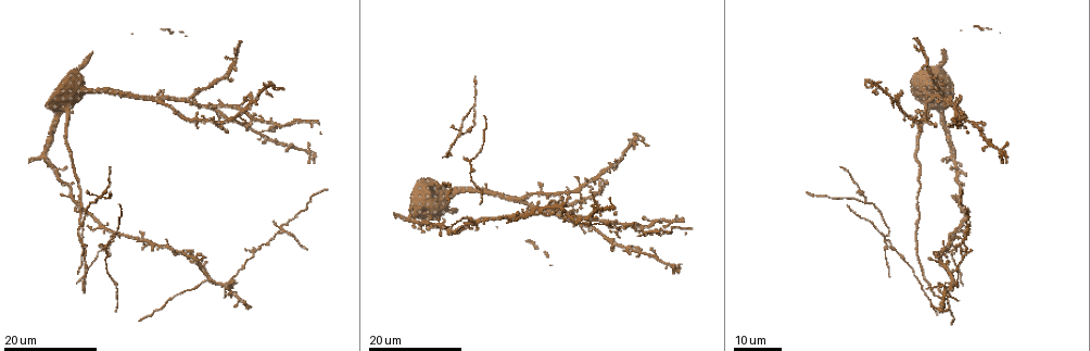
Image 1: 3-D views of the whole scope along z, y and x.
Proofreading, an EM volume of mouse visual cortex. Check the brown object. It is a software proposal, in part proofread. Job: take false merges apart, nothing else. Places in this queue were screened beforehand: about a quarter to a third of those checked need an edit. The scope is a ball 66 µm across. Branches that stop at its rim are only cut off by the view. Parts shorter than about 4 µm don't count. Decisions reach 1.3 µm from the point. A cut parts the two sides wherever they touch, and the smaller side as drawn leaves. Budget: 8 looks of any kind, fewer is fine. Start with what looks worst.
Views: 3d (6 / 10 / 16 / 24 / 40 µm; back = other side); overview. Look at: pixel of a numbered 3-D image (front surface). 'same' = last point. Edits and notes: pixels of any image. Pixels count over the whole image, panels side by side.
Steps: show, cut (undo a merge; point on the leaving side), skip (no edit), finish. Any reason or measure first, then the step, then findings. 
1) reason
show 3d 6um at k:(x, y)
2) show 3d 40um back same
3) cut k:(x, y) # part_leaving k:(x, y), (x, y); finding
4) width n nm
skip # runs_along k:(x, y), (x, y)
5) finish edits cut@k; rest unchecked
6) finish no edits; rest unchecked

four or more arms meet
show 3d 24um at 1:(647, 233)

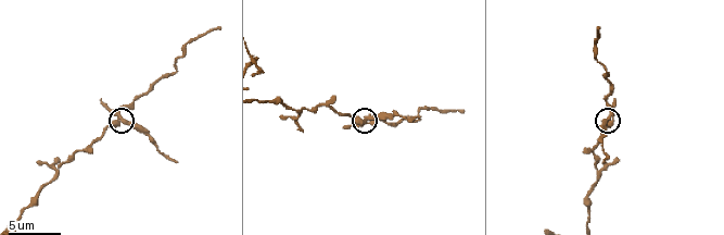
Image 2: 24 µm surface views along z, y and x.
show 3d 10um at 2:(609, 118)

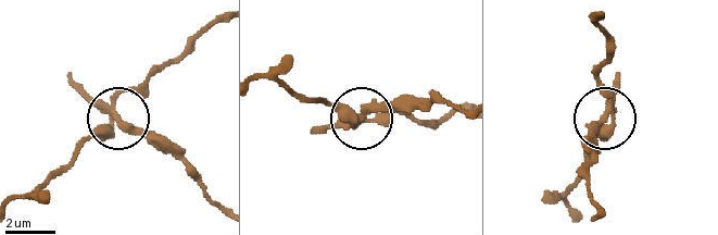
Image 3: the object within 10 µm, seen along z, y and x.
arms 4
cut 3:(138, 131) # part_leaving 3:(605, 110), (599, 151), (587, 176), (599, 209); a second neuron is stuck on

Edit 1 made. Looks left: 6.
show overview

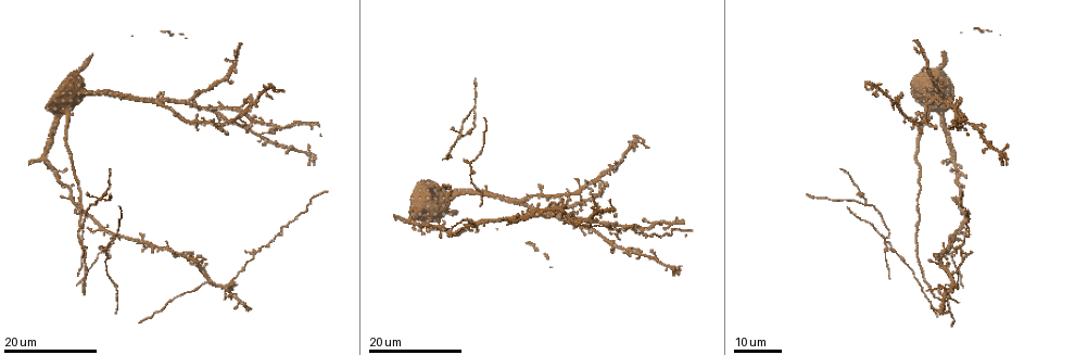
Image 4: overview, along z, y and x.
show 3d 16um at 4:(575, 216)

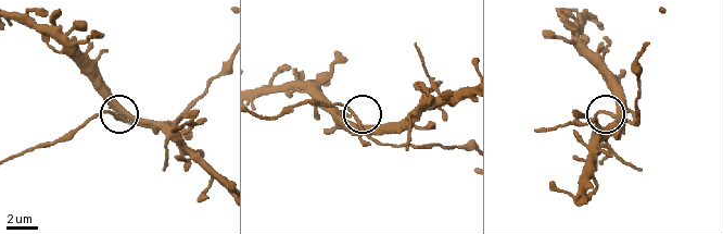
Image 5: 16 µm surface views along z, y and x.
show 3d 10um at 5:(607, 113)

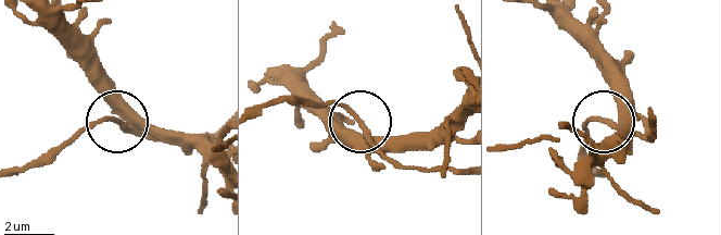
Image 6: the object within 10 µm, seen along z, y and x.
show 3d 6um at 6:(607, 120)

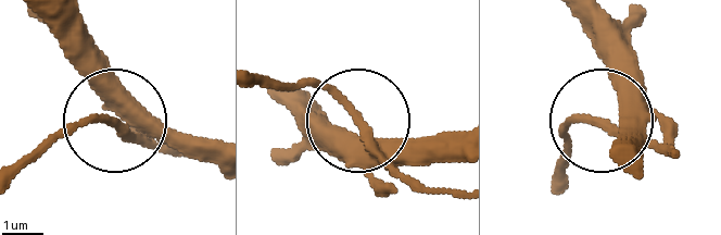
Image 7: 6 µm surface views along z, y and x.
skip # all the same neuron

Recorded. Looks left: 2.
four-way junction
show 3d 24um at 4:(462, 134)

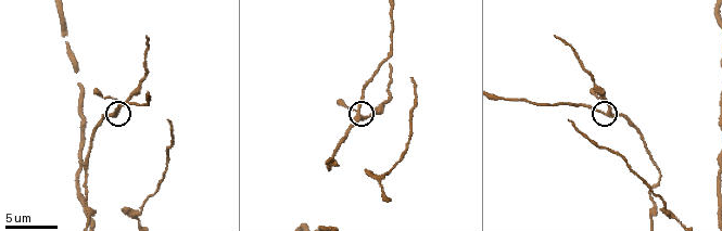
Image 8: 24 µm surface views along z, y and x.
show 3d 6um at 8:(607, 112)

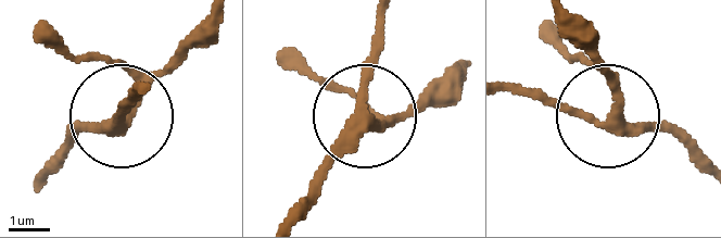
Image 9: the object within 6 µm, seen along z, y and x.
arms 4
skip # continuous, no second neuron

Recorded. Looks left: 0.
finish edits cut@3; rest unchecked

